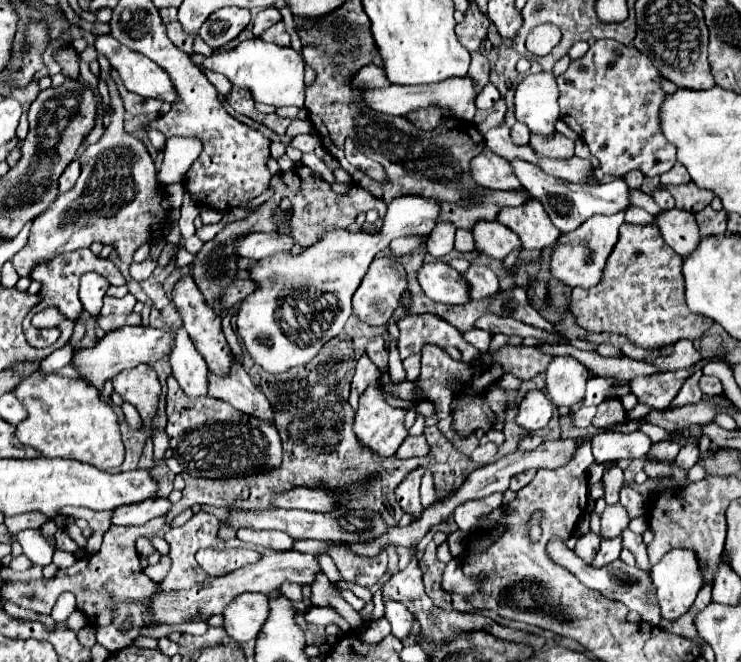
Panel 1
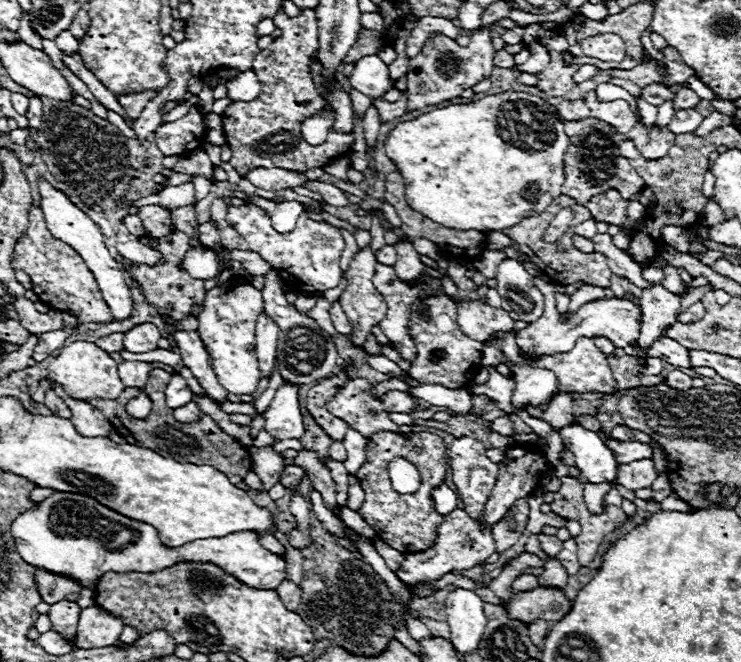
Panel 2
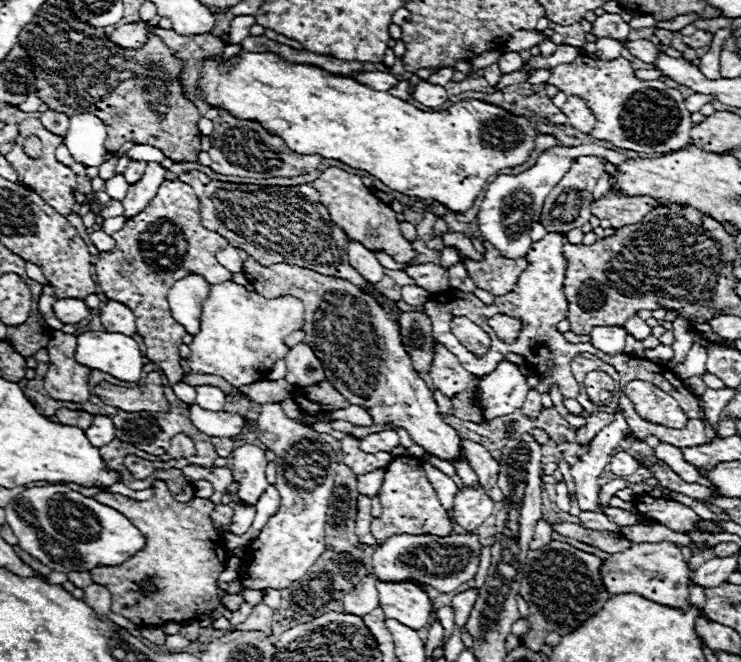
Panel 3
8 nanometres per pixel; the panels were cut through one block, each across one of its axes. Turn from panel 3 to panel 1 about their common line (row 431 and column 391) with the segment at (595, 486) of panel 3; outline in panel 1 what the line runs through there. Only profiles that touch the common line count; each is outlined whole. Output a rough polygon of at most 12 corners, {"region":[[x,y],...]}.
{"region":[[384,600],[386,620],[400,640],[412,634],[416,618],[406,606]]}

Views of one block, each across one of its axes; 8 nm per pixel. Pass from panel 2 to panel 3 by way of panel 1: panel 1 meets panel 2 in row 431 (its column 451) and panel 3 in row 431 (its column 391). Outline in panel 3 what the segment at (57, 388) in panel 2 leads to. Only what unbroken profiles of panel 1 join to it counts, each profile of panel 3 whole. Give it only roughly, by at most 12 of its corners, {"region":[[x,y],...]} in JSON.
{"region":[[94,416],[86,430],[90,444],[102,448],[116,438],[108,416]]}

